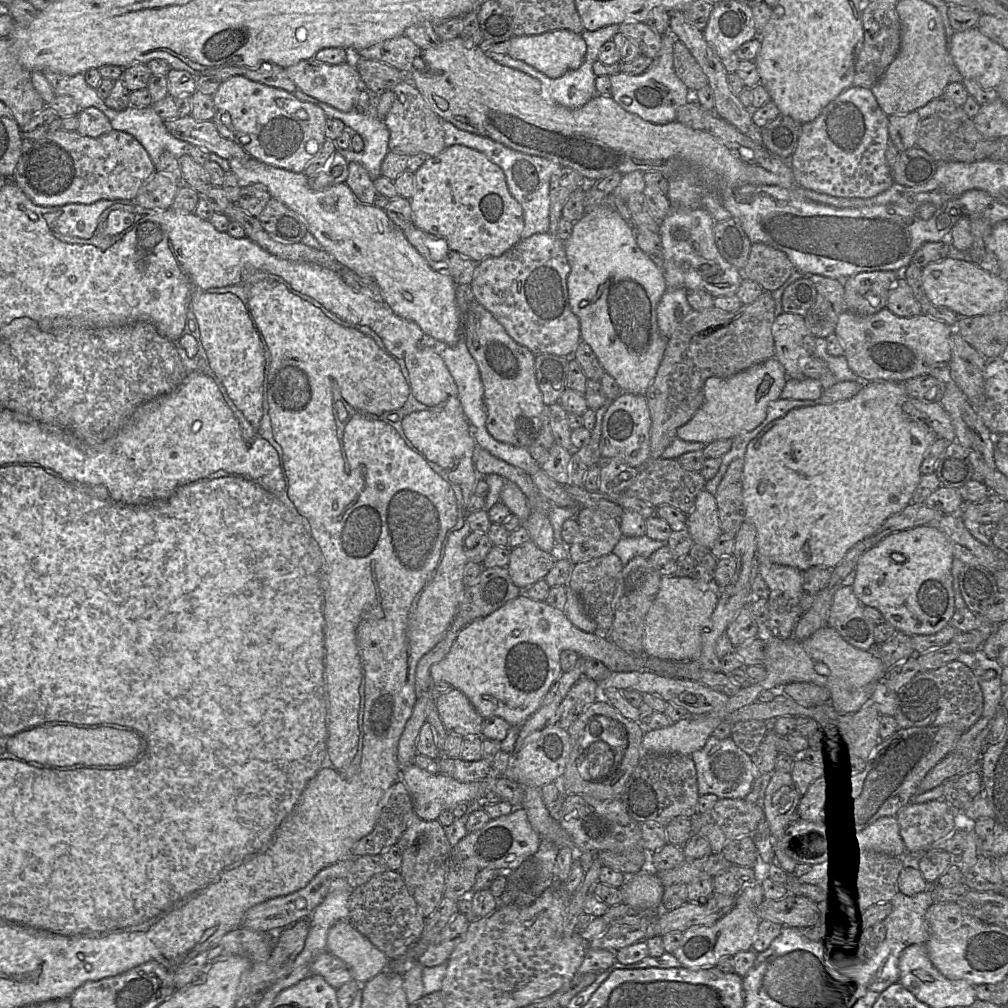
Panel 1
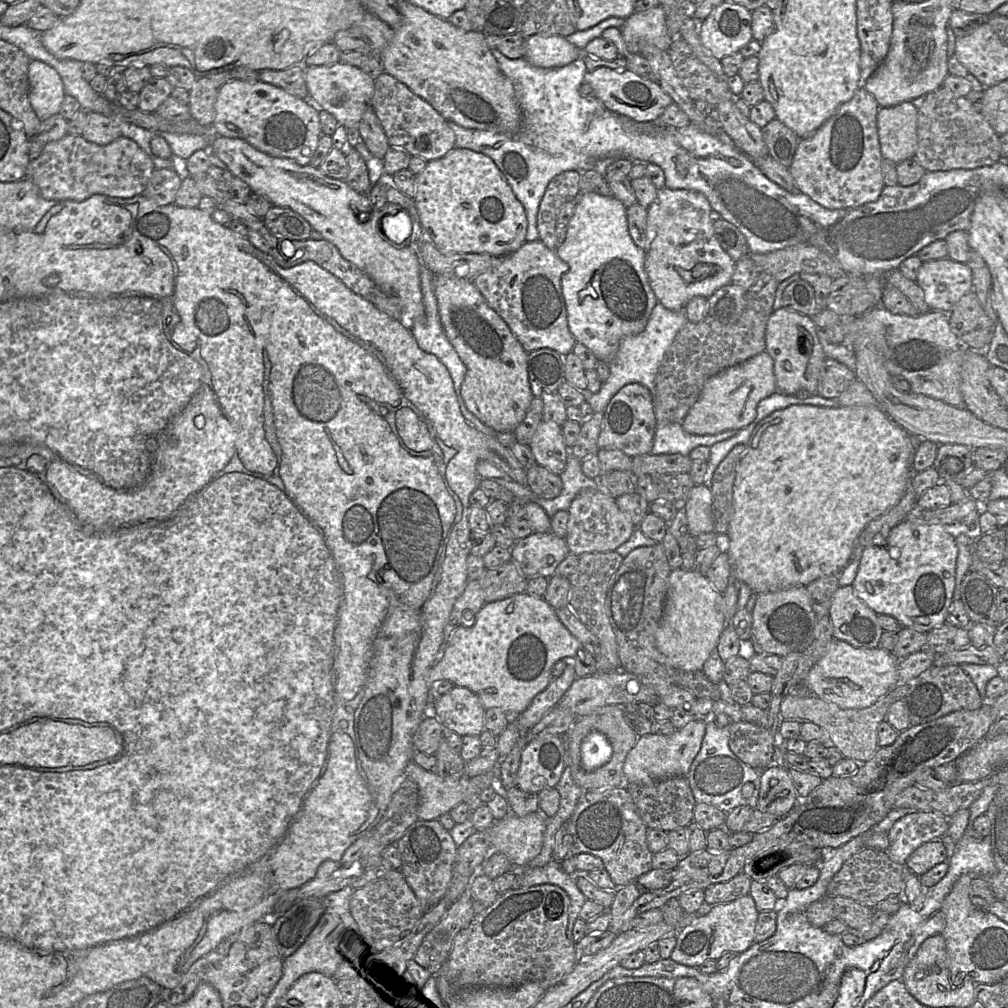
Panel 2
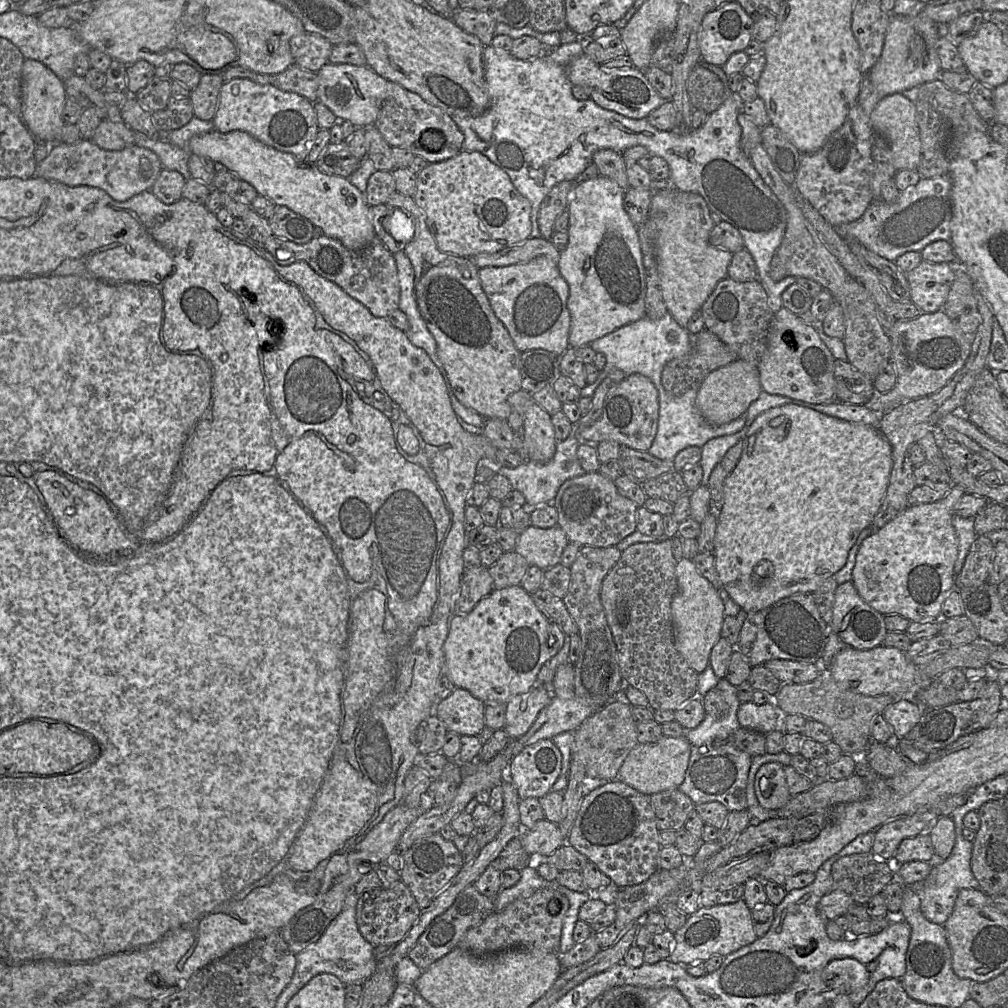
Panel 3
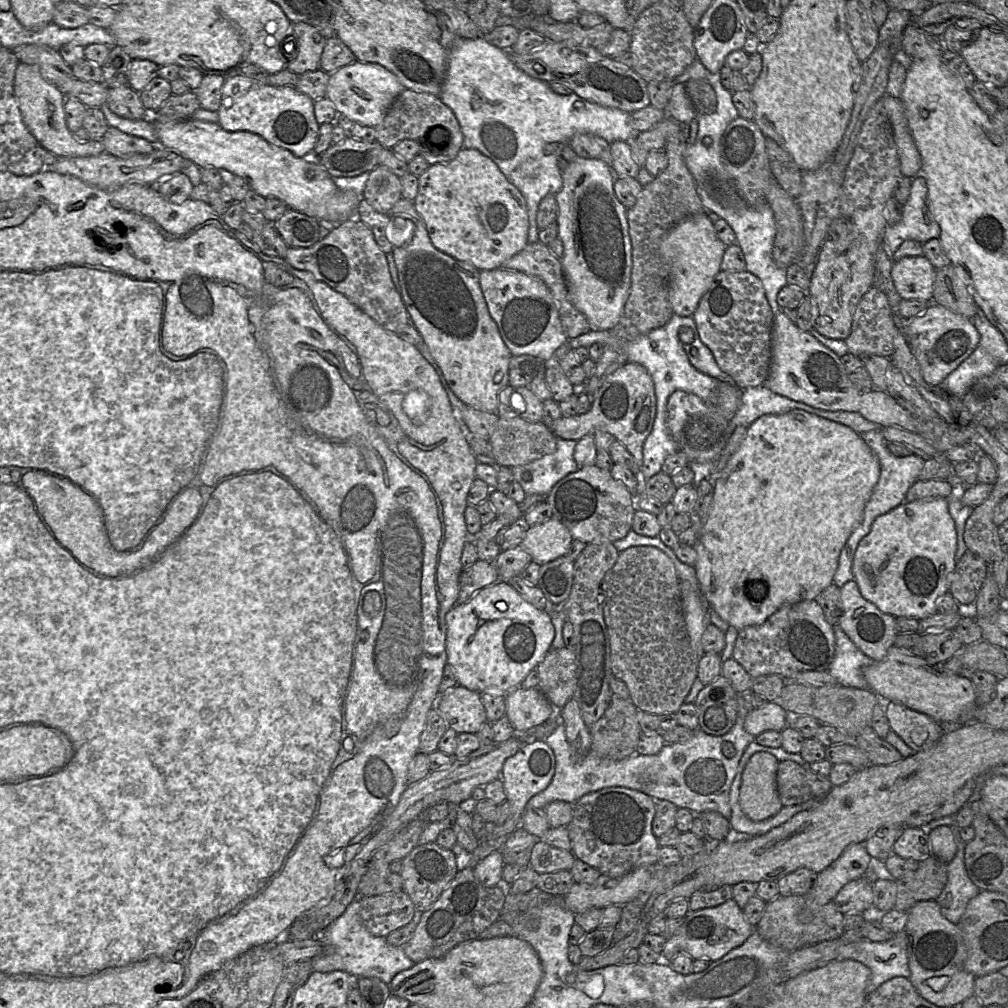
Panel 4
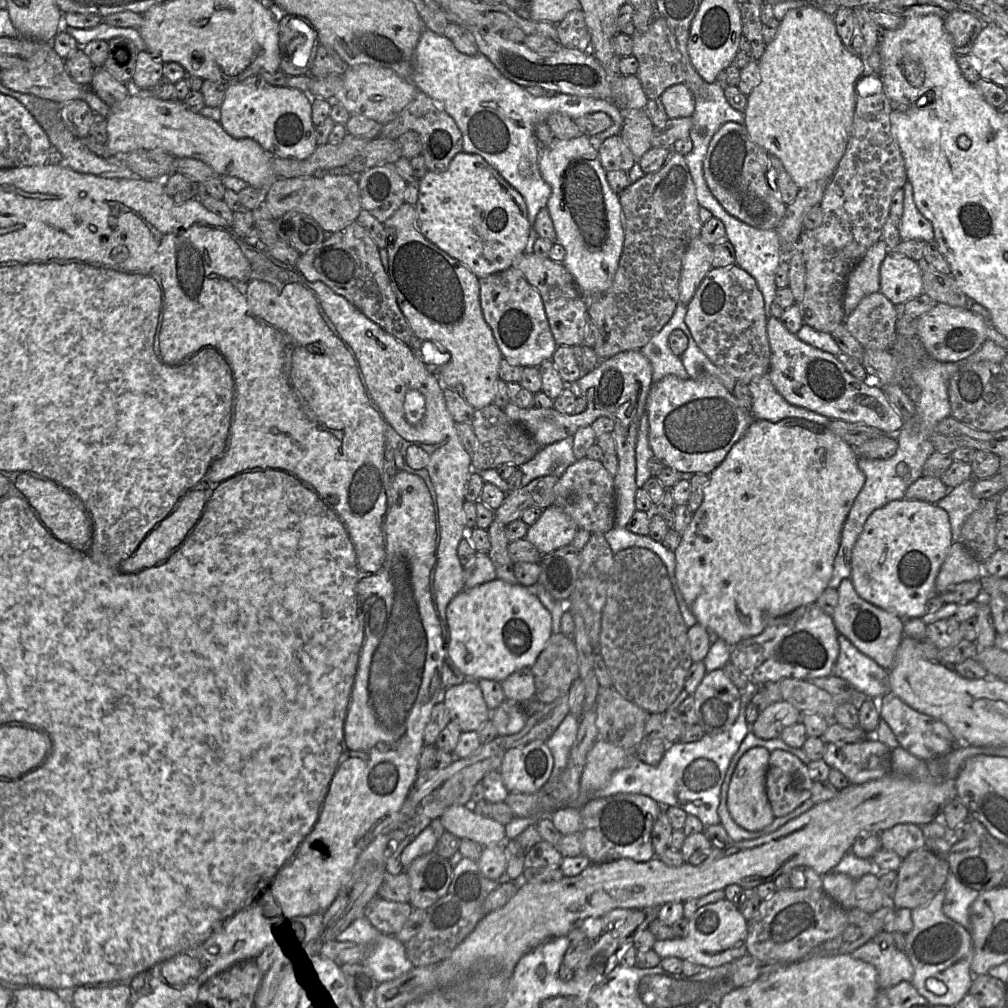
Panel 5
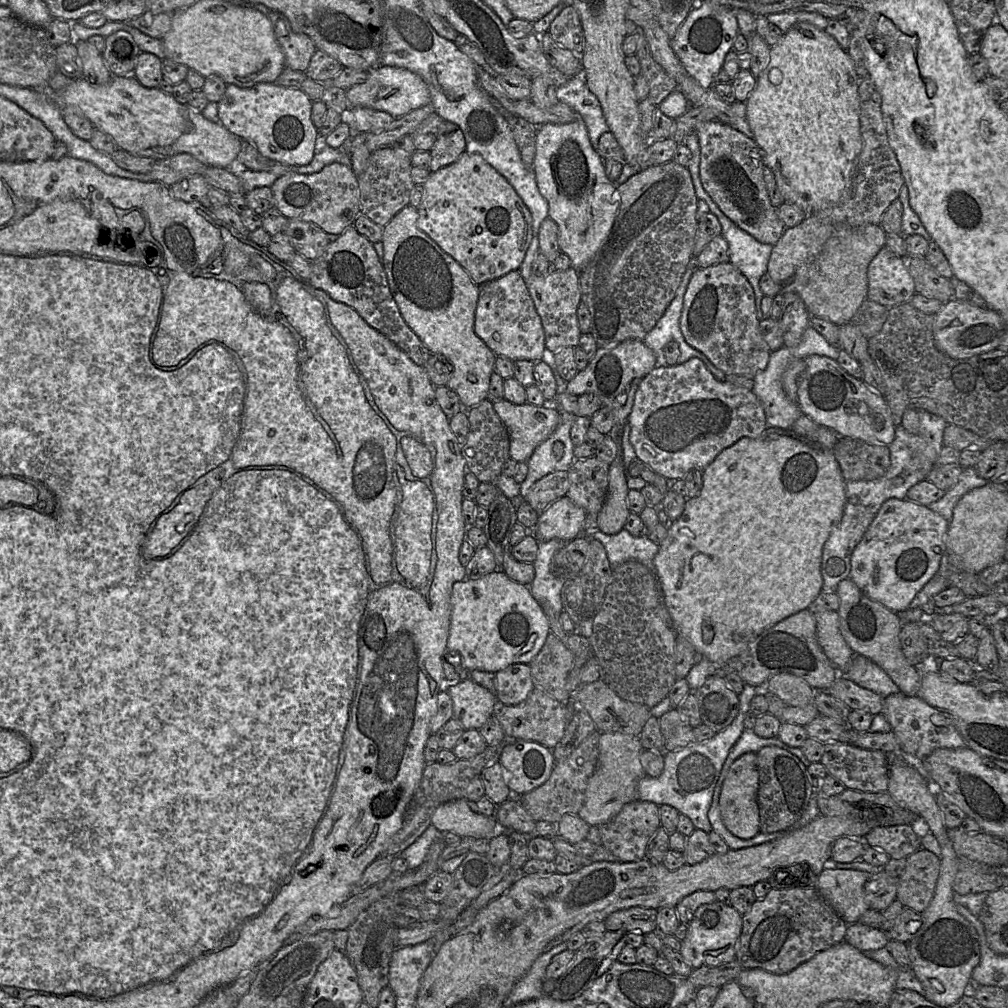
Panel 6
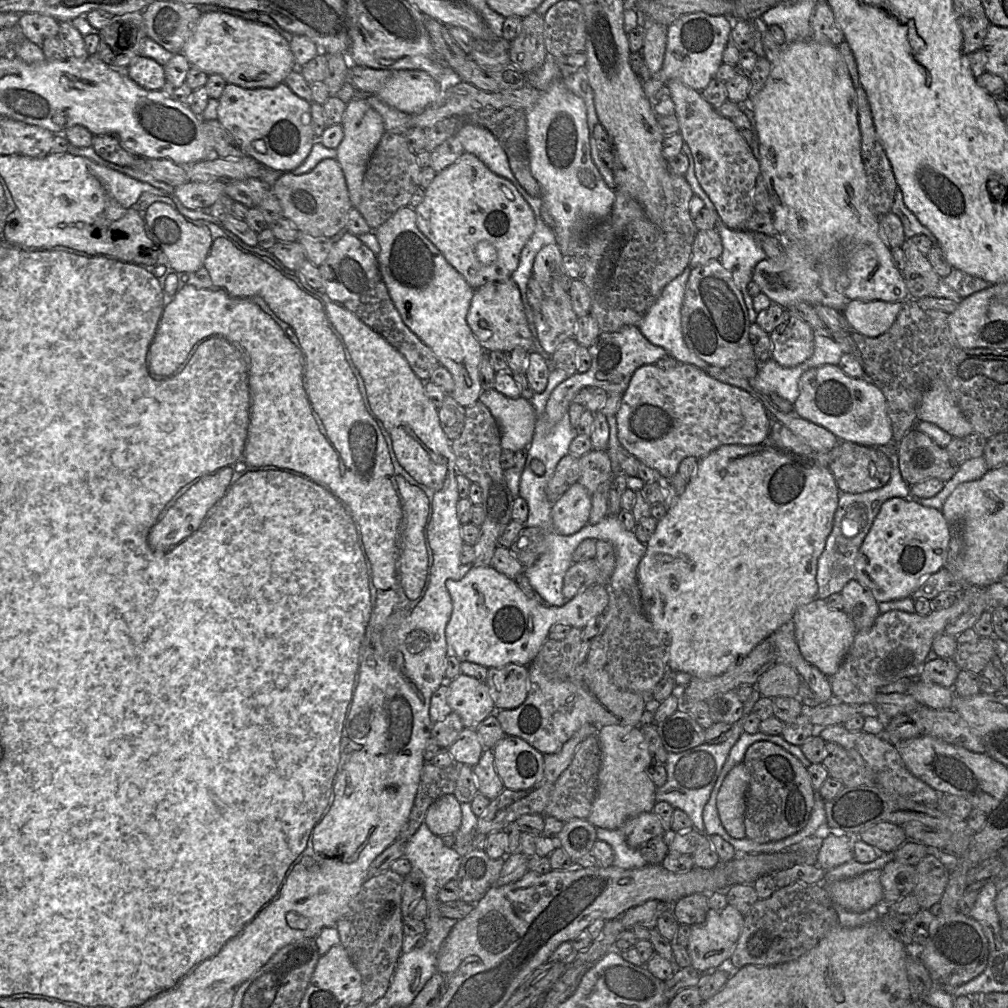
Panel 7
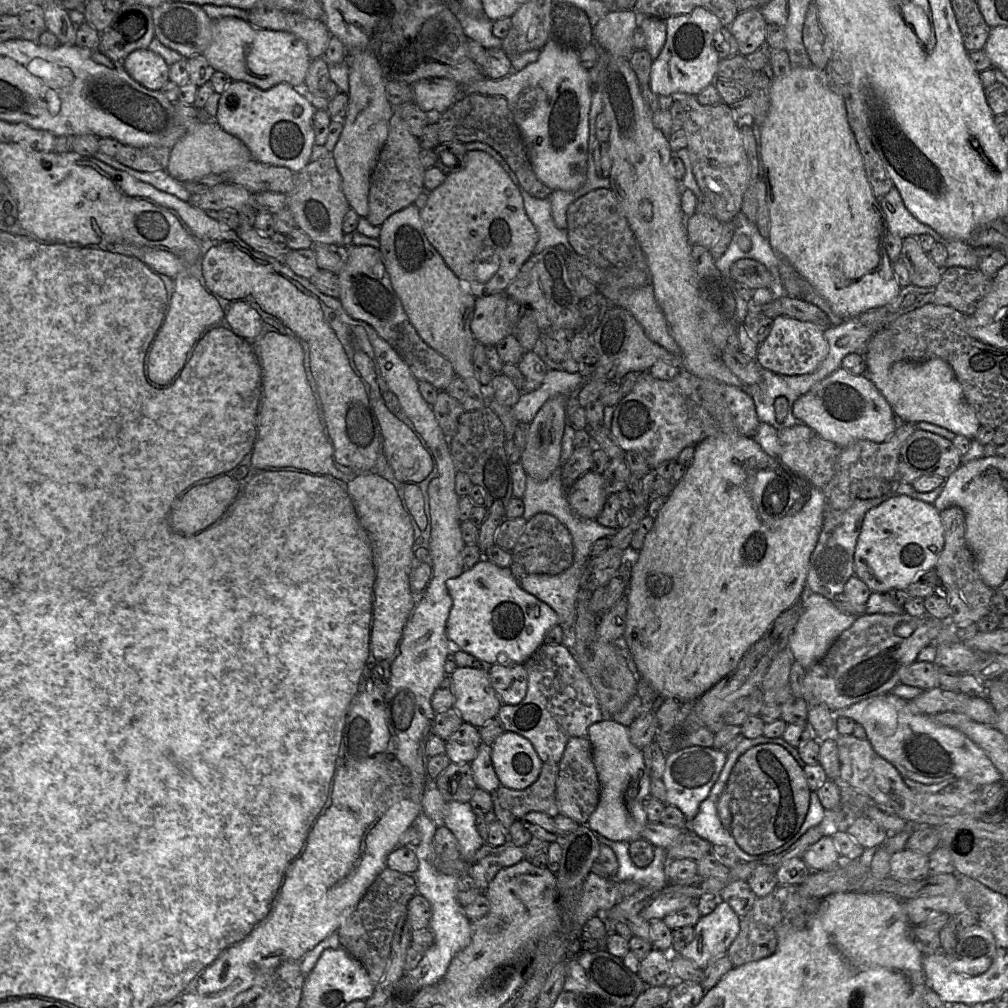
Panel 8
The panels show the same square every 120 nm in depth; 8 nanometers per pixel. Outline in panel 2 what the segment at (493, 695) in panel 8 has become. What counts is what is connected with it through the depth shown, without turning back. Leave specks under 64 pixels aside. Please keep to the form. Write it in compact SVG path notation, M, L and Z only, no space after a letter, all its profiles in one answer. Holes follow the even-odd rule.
M454 686L452 690L436 698L431 713L438 718L446 731L453 731L461 737L466 735L479 736L486 729L486 709L479 697L465 687Z

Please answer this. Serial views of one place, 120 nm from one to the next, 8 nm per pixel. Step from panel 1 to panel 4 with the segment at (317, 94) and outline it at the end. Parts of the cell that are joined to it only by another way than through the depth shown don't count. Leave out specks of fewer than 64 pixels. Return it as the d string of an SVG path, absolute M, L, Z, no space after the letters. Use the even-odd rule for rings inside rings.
M356 60L329 74L326 98L338 114L365 126L375 127L380 124L394 100L405 89L393 73L375 63Z

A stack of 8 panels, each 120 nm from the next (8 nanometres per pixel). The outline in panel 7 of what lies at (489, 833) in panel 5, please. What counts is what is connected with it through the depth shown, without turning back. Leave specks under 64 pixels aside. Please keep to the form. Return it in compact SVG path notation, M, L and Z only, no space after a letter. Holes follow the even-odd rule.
M453 794L436 799L428 808L424 822L438 836L455 834L461 826L461 803Z

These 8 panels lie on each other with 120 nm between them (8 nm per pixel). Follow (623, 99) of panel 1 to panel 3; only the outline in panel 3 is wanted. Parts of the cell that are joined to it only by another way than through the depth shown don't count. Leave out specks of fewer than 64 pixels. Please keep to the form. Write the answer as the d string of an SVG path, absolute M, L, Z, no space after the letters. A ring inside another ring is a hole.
M582 54L570 61L566 73L572 85L581 86L589 94L589 98L600 107L629 118L646 118L651 111L666 101L648 82L643 72L635 67L608 70Z

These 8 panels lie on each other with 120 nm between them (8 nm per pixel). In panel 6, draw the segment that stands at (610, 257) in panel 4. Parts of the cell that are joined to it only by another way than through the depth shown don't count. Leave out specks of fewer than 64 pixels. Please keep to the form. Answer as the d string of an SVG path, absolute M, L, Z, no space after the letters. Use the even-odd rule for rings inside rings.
M579 118L565 124L546 123L539 126L532 167L539 192L548 202L548 217L558 226L560 250L570 258L571 267L579 273L605 243L619 209L616 186L605 174L603 158L593 148L584 121Z

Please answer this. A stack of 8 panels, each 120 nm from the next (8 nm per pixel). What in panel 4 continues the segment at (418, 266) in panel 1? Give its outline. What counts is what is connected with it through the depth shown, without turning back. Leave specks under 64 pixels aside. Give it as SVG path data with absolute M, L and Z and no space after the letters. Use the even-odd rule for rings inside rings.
M190 118L153 123L161 147L174 150L199 168L228 170L247 181L250 188L264 198L280 199L290 209L314 217L321 223L341 224L324 220L327 216L326 201L336 194L338 187L327 170L319 164L318 159L296 157L290 151L267 142L258 134L249 131L226 131L218 122Z

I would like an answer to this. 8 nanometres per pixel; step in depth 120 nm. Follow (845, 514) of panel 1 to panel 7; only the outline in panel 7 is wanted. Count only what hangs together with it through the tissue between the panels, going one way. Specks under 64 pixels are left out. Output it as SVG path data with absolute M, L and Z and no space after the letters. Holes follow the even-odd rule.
M771 438L756 445L723 445L698 460L696 471L687 482L684 493L677 497L665 516L657 522L655 532L646 543L646 552L637 567L637 582L644 613L656 630L667 635L667 667L670 670L686 672L699 679L721 675L738 664L779 627L792 620L801 605L817 597L817 563L833 527L840 493L828 467L780 447Z

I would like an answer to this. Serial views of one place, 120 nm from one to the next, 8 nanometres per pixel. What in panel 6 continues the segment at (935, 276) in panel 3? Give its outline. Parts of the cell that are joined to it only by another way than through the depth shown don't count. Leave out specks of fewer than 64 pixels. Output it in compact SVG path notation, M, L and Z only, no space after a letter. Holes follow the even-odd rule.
M884 246L872 259L867 270L867 299L891 308L909 302L915 292L907 258Z

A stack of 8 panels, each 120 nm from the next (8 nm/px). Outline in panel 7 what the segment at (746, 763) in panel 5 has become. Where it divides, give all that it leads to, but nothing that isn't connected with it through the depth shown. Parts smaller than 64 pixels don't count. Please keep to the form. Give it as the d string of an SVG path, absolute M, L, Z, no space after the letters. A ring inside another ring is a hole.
M741 762L735 765L724 778L716 798L716 807L722 826L725 831L735 839L743 839L745 834L746 793L749 787L750 774Z

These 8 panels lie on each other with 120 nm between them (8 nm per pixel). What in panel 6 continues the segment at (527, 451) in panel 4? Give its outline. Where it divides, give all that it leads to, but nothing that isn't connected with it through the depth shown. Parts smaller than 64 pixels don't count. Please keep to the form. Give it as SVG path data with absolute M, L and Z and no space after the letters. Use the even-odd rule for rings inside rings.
M488 399L467 410L469 433L461 447L467 471L472 472L480 482L497 484L502 466L510 458L510 437L507 428L496 413L493 402Z

